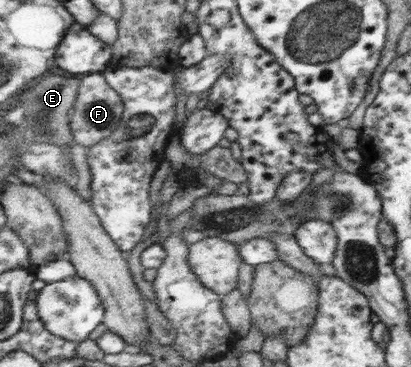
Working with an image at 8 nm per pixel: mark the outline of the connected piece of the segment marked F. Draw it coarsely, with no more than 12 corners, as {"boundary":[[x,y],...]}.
{"boundary":[[104,72],[83,76],[71,121],[92,148],[124,124],[124,97]]}

